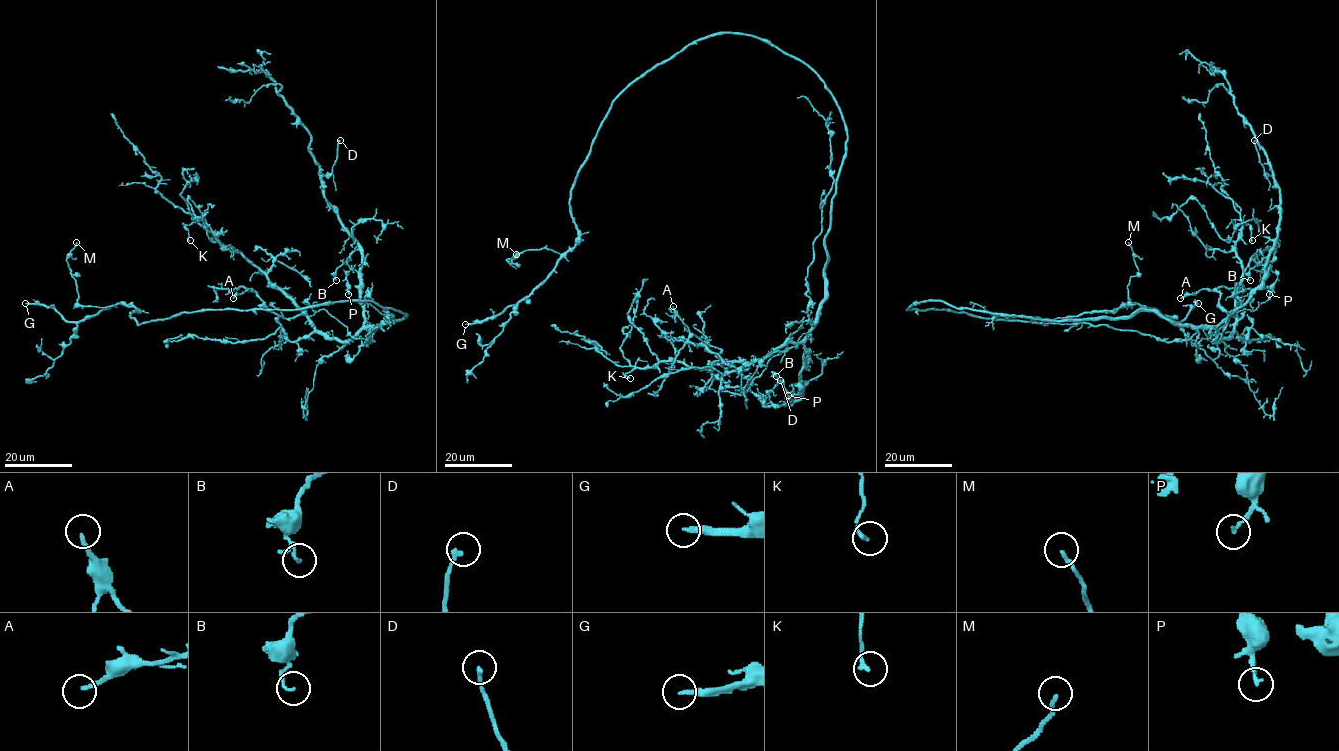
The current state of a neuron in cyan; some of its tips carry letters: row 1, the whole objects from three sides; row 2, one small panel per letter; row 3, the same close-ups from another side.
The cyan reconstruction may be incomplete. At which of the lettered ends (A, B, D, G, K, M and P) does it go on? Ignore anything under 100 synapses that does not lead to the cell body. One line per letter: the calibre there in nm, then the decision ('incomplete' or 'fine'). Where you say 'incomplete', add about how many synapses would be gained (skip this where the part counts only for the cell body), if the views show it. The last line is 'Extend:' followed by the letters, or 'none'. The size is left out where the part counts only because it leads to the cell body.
A: 170 nm thick; fine
B: 80 nm thick; fine
D: 180 nm thick; fine
G: 240 nm thick; incomplete; about 170 synapses
K: 170 nm thick; fine
M: 180 nm thick; fine
P: 160 nm thick; fine
Extend: G

